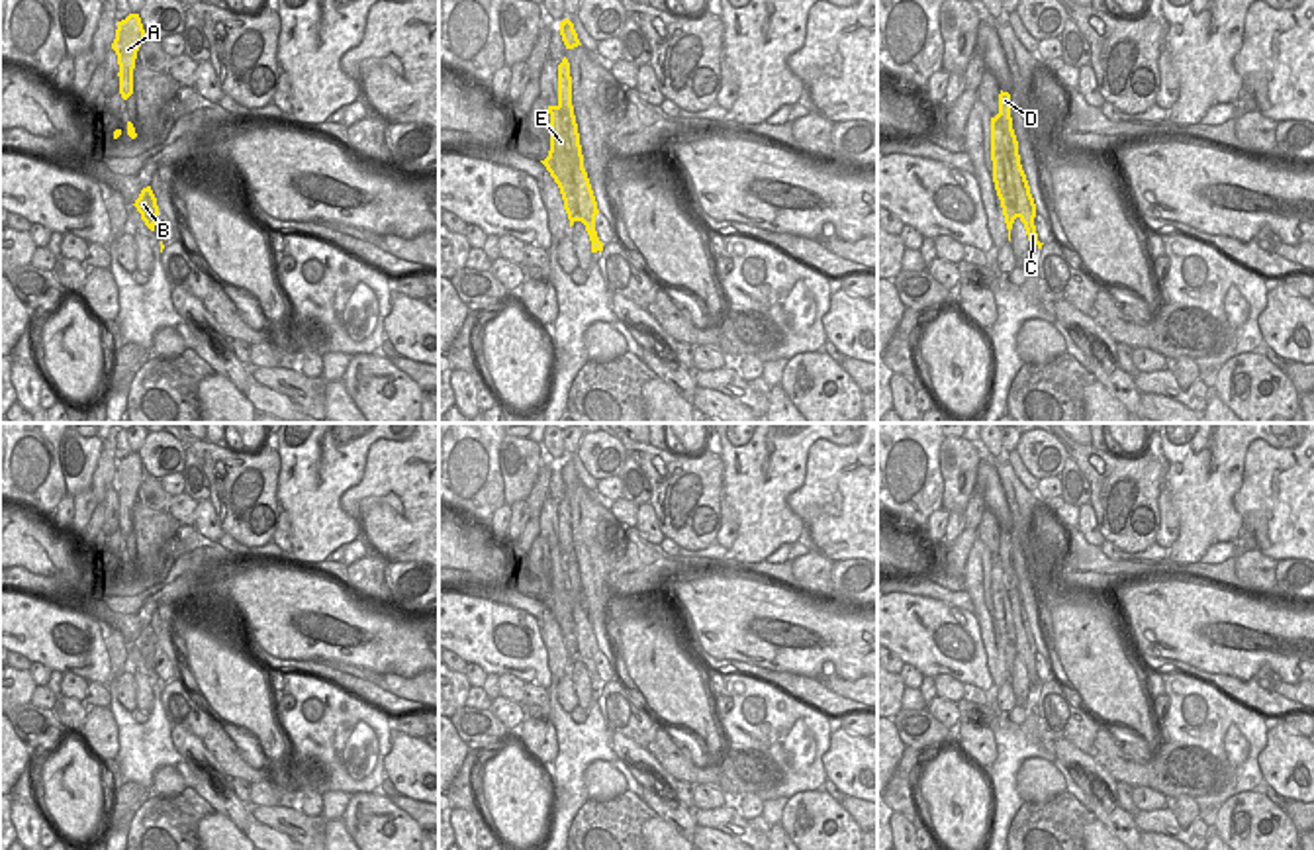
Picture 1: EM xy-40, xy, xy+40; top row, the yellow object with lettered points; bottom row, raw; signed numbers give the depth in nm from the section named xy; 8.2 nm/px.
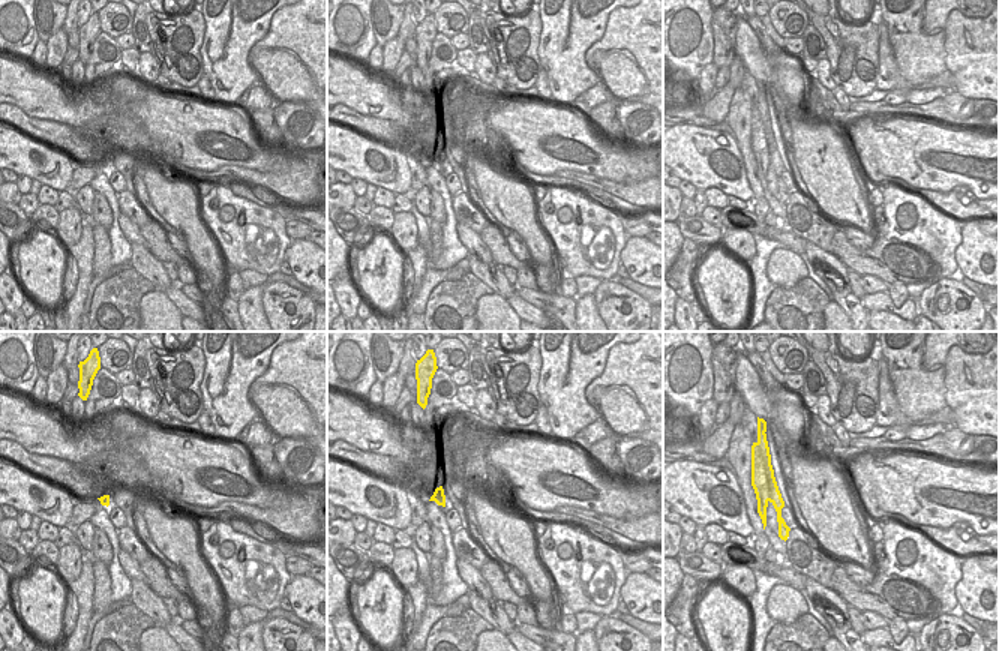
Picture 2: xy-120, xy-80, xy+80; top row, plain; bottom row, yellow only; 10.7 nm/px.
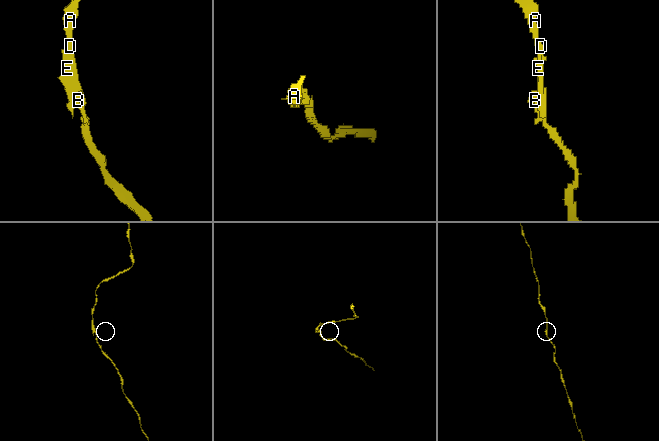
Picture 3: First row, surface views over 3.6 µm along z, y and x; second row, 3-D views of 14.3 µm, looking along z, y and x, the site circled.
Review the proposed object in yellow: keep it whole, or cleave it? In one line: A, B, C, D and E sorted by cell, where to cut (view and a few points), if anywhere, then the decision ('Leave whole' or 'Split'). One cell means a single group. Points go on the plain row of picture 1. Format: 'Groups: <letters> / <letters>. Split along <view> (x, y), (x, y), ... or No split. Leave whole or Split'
Groups: A D E / B C. Split along xy (572, 551), (568, 557), (568, 580), (576, 655), (580, 659). Split

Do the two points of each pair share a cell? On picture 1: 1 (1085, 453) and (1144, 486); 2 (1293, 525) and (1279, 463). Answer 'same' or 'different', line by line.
1: same
2: same

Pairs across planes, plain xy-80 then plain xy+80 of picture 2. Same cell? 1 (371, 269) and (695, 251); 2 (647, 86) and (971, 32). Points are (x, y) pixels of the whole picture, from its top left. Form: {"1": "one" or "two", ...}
{"1": "two", "2": "one"}

